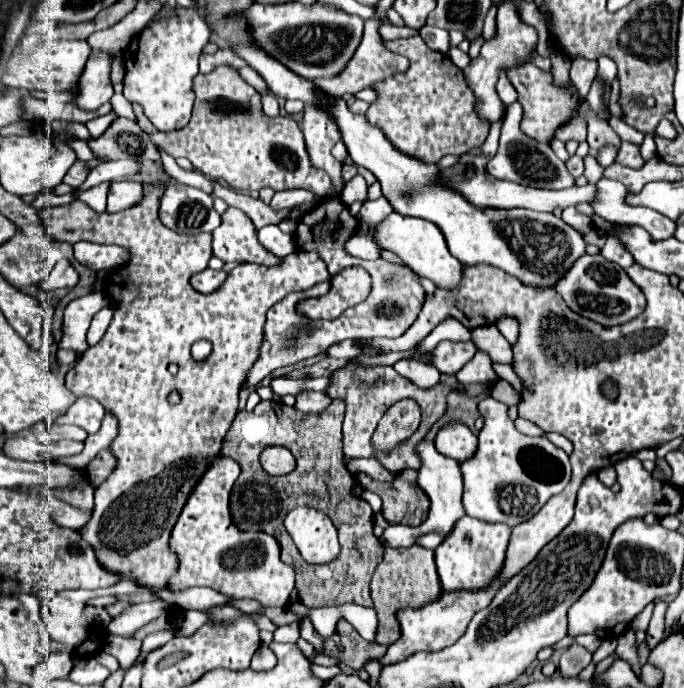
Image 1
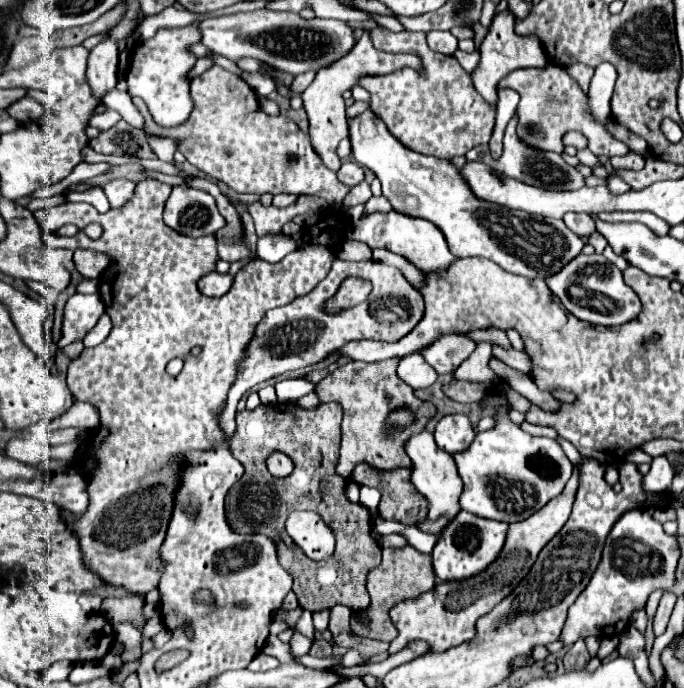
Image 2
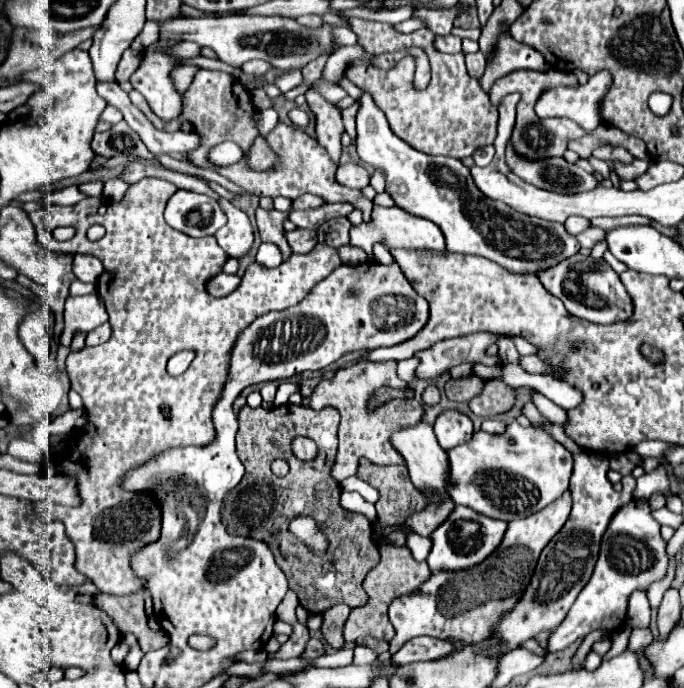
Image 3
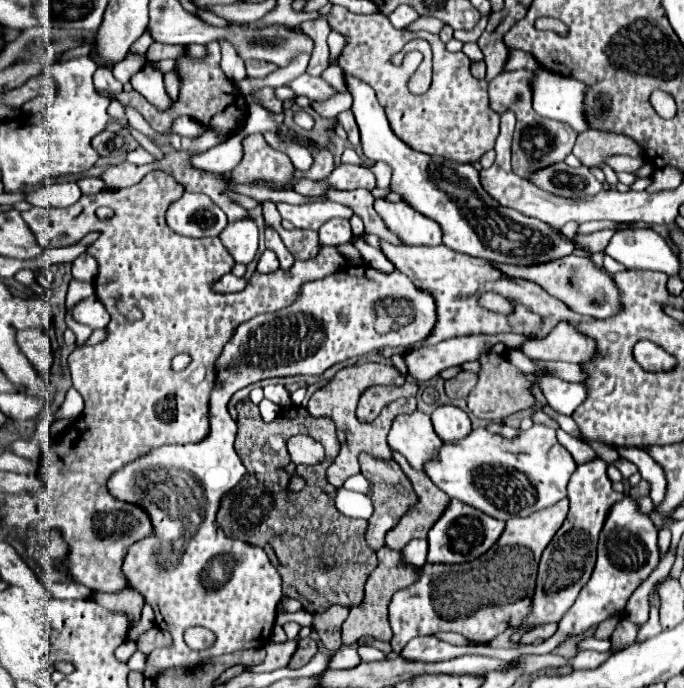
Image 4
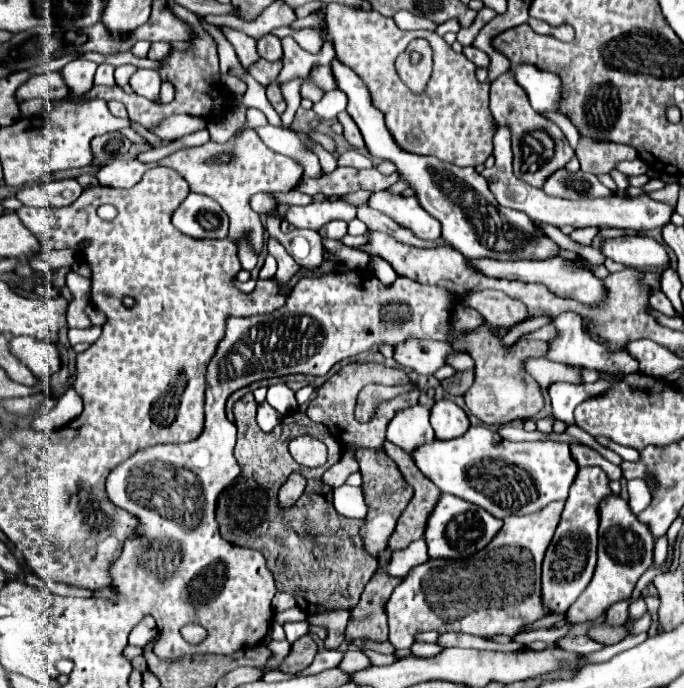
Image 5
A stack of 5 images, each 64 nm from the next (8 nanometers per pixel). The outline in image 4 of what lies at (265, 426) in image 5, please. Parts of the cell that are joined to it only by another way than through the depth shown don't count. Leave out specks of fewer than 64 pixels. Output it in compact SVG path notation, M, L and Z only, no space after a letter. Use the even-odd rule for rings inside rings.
M262 400L262 402L258 404L258 408L260 408L260 416L262 416L266 422L272 422L272 420L280 414L280 408L278 408L274 402L270 402L270 400Z

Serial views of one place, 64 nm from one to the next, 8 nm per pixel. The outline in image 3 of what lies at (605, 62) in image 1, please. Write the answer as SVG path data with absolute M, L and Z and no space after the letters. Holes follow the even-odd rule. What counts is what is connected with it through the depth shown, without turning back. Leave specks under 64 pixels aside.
M602 70L586 84L548 88L540 94L536 114L540 118L568 118L586 132L594 130L600 124L600 104L610 88L610 82L610 74Z

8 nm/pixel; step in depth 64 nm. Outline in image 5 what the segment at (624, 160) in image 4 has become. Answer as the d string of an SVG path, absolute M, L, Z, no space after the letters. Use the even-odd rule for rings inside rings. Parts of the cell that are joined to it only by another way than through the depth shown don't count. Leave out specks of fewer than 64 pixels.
M638 158L638 160L632 160L632 162L620 162L618 170L624 172L624 174L628 174L628 176L638 176L638 174L646 174L648 164Z

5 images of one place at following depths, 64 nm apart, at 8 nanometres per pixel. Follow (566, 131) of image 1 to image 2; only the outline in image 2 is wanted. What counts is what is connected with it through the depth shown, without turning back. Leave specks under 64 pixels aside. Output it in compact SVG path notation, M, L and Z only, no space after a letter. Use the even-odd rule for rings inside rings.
M568 132L568 134L564 136L564 144L566 144L566 146L574 146L576 150L582 150L582 148L588 146L588 140L586 140L580 132Z

